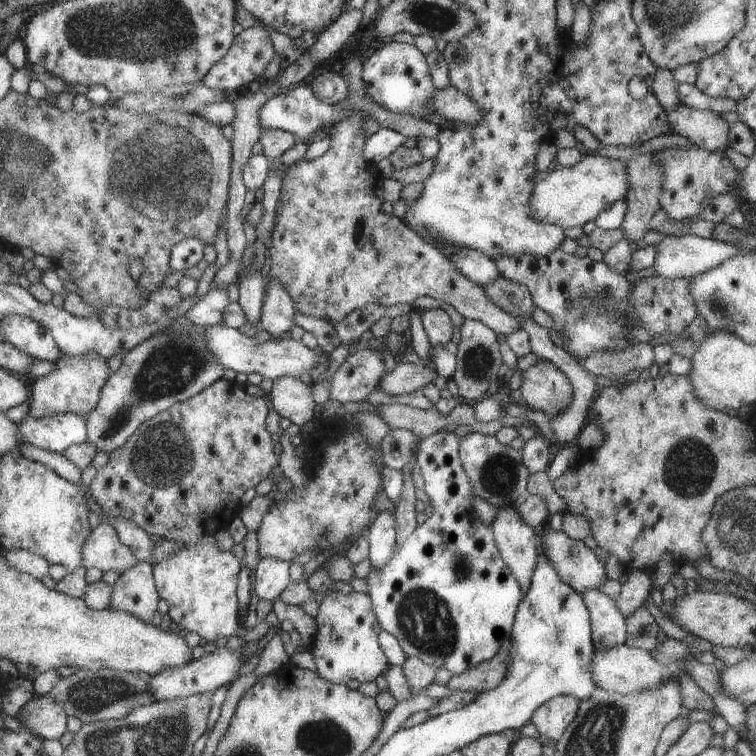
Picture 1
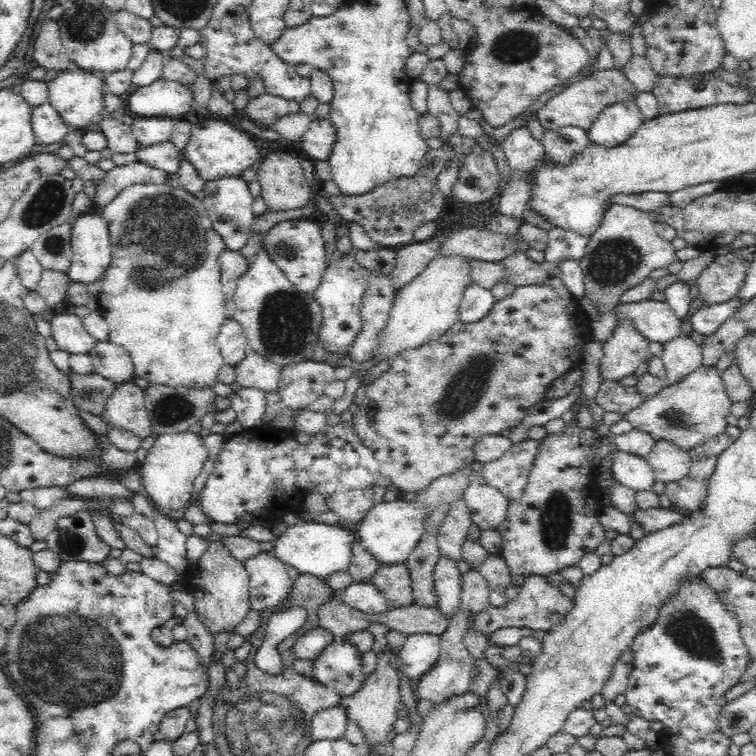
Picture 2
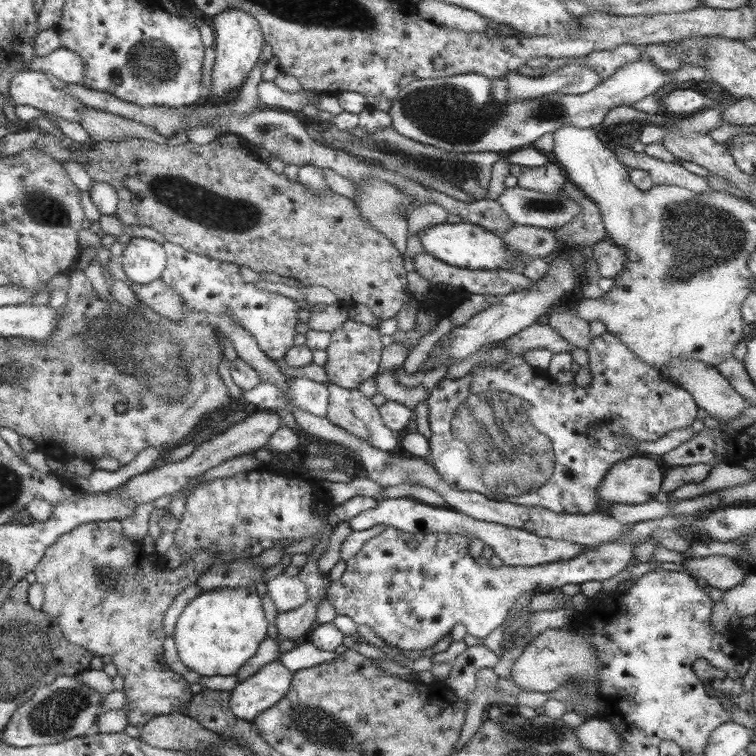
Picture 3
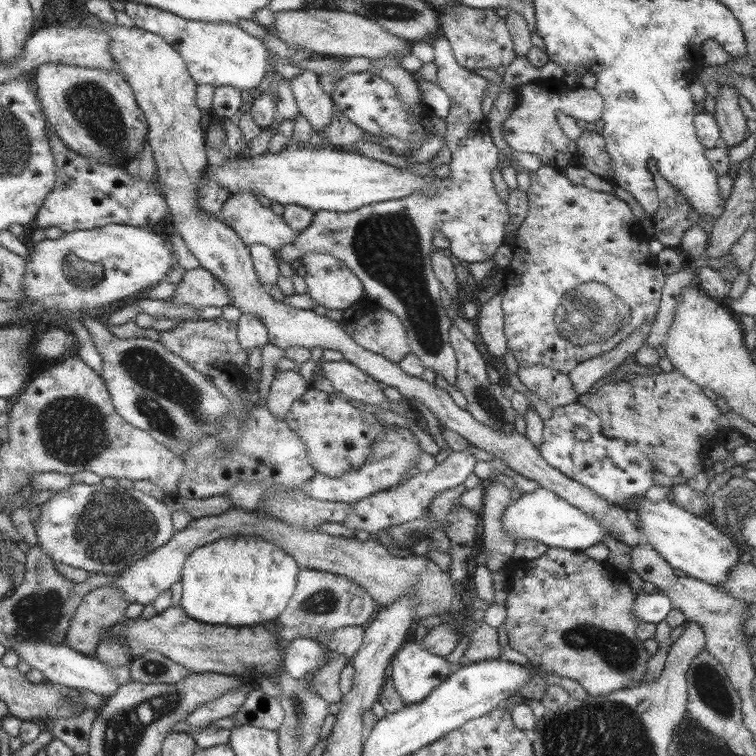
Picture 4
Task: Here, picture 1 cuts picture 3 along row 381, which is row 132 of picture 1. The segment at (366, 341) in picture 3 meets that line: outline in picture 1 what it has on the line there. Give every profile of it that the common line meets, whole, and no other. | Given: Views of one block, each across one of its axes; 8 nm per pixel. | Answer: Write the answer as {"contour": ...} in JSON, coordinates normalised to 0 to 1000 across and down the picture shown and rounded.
{"contour":[[[466,149],[435,167],[431,171],[435,183],[433,200],[415,212],[390,214],[374,230],[364,299],[358,307],[354,365],[366,368],[372,378],[381,381],[381,389],[392,399],[393,413],[438,430],[483,402],[496,401],[515,407],[524,402],[545,402],[552,393],[565,392],[594,402],[614,422],[642,429],[661,446],[684,437],[689,431],[688,422],[659,406],[642,389],[640,380],[620,373],[599,347],[594,347],[594,341],[533,296],[530,290],[504,280],[504,265],[493,259],[496,233],[488,228],[481,206],[478,206],[484,185],[480,176],[483,157],[478,149]]]}

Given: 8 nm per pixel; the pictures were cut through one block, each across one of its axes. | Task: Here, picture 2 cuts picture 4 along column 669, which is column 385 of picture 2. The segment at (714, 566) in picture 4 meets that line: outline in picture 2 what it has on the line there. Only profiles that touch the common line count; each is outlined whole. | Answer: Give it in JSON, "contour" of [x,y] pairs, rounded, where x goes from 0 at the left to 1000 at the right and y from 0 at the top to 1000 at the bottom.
{"contour":[[[524,659],[521,664],[503,664],[471,693],[470,717],[476,720],[479,728],[487,730],[501,749],[534,747],[561,704],[561,690],[561,680],[556,680],[553,672],[548,675],[548,669],[534,661]]]}

